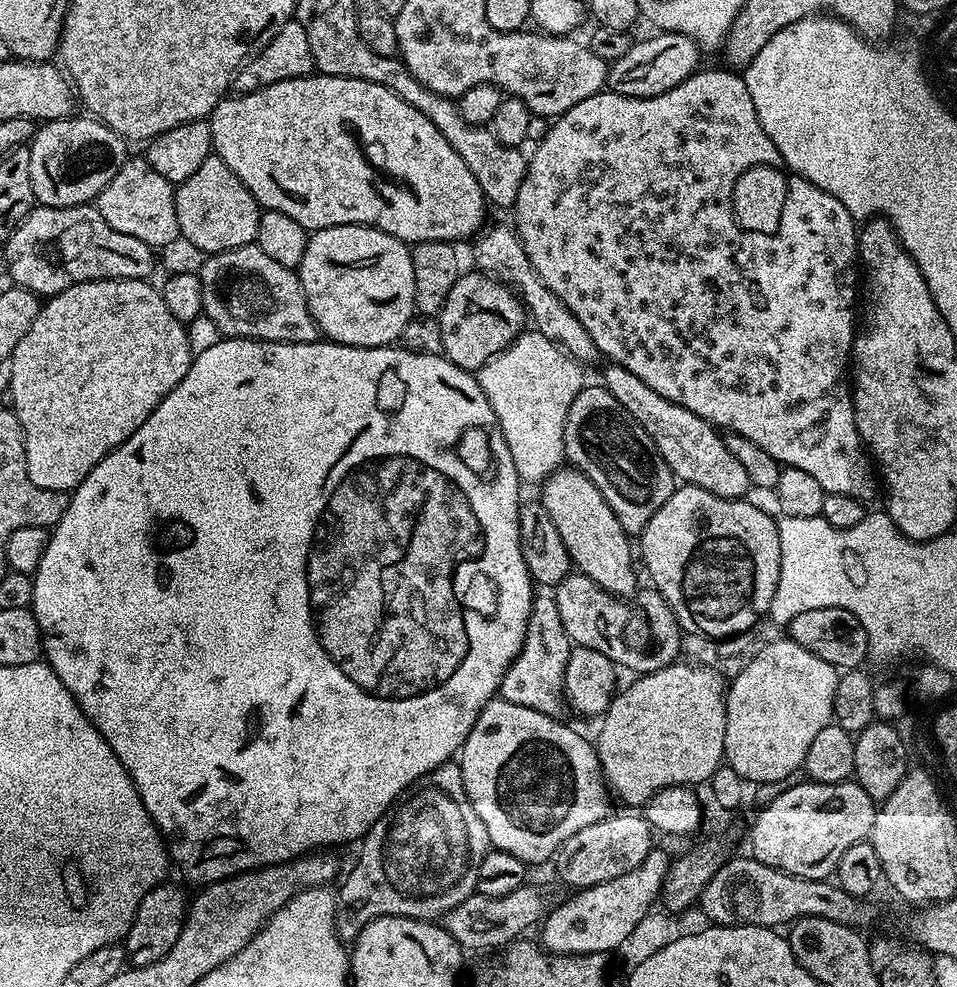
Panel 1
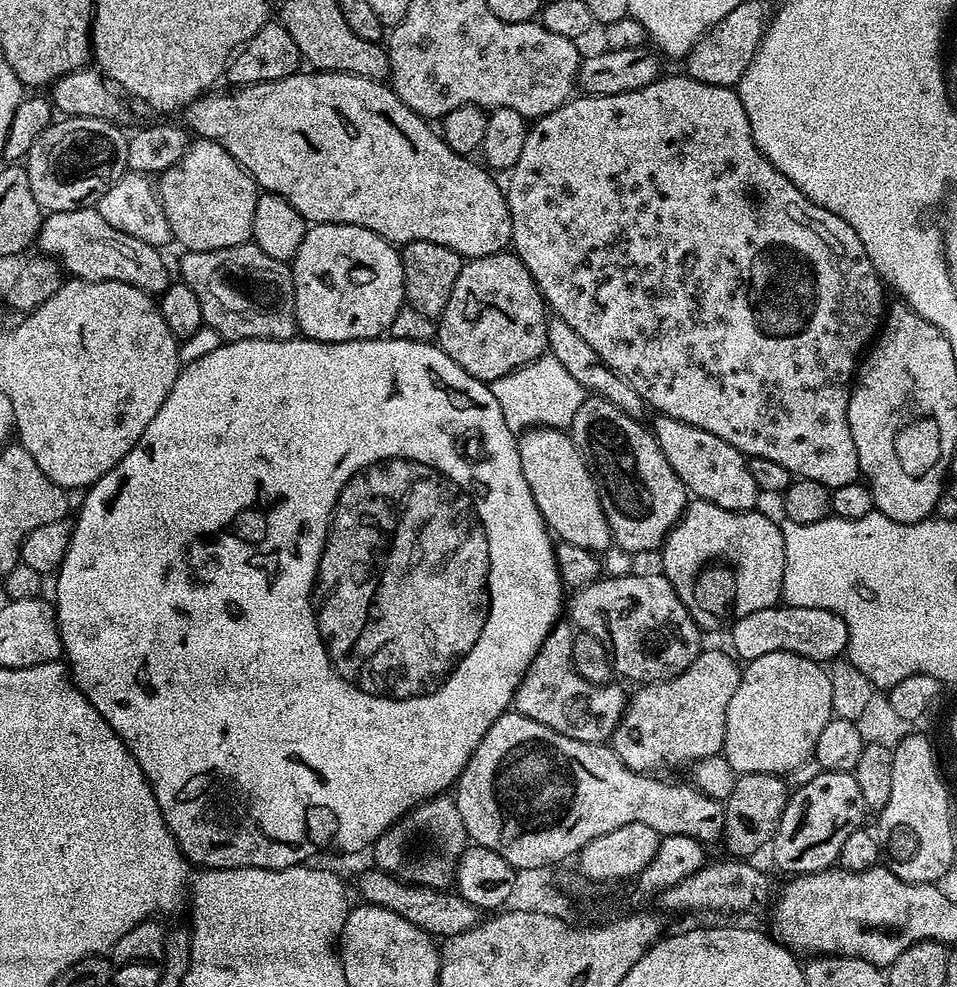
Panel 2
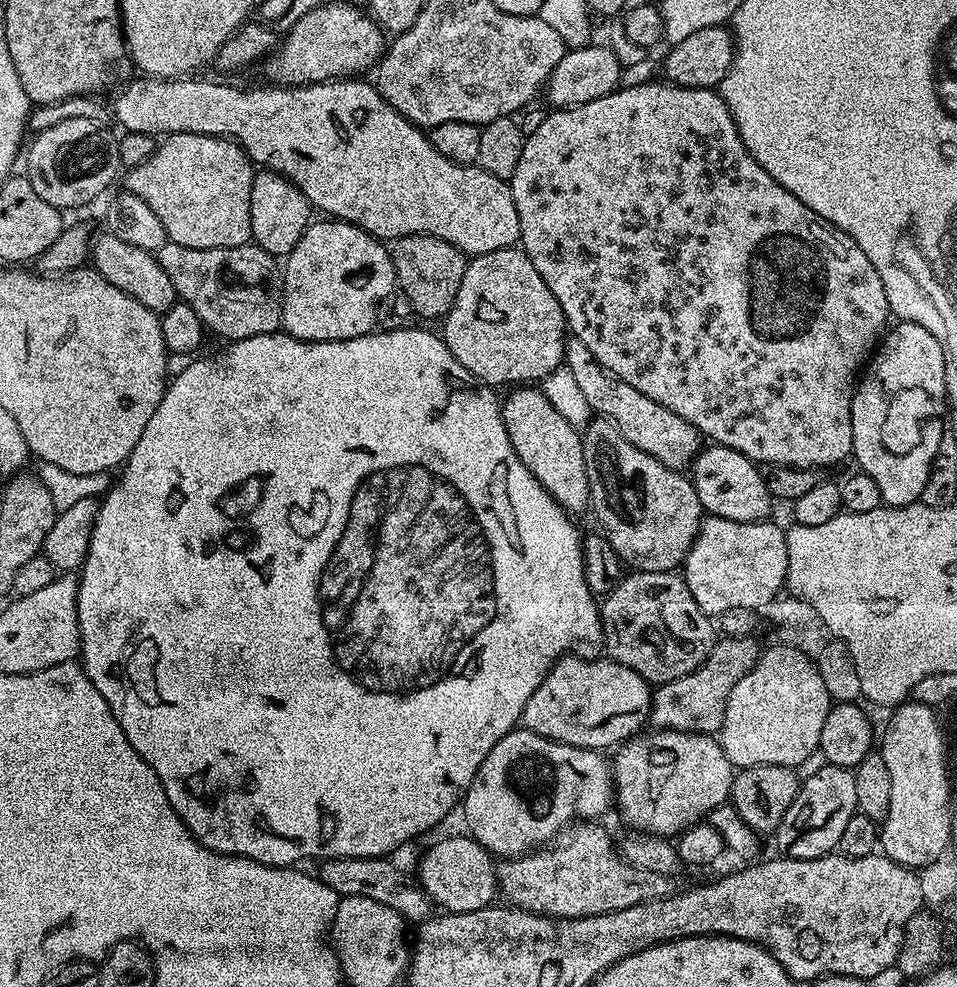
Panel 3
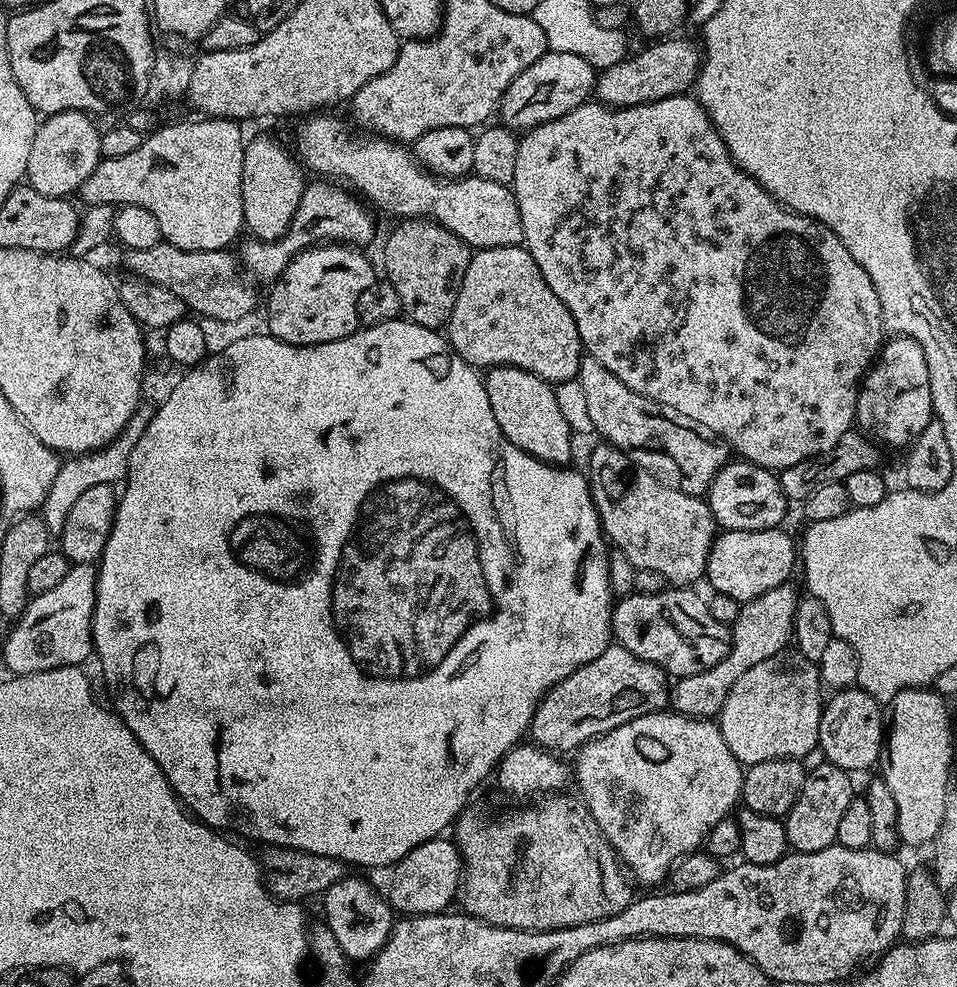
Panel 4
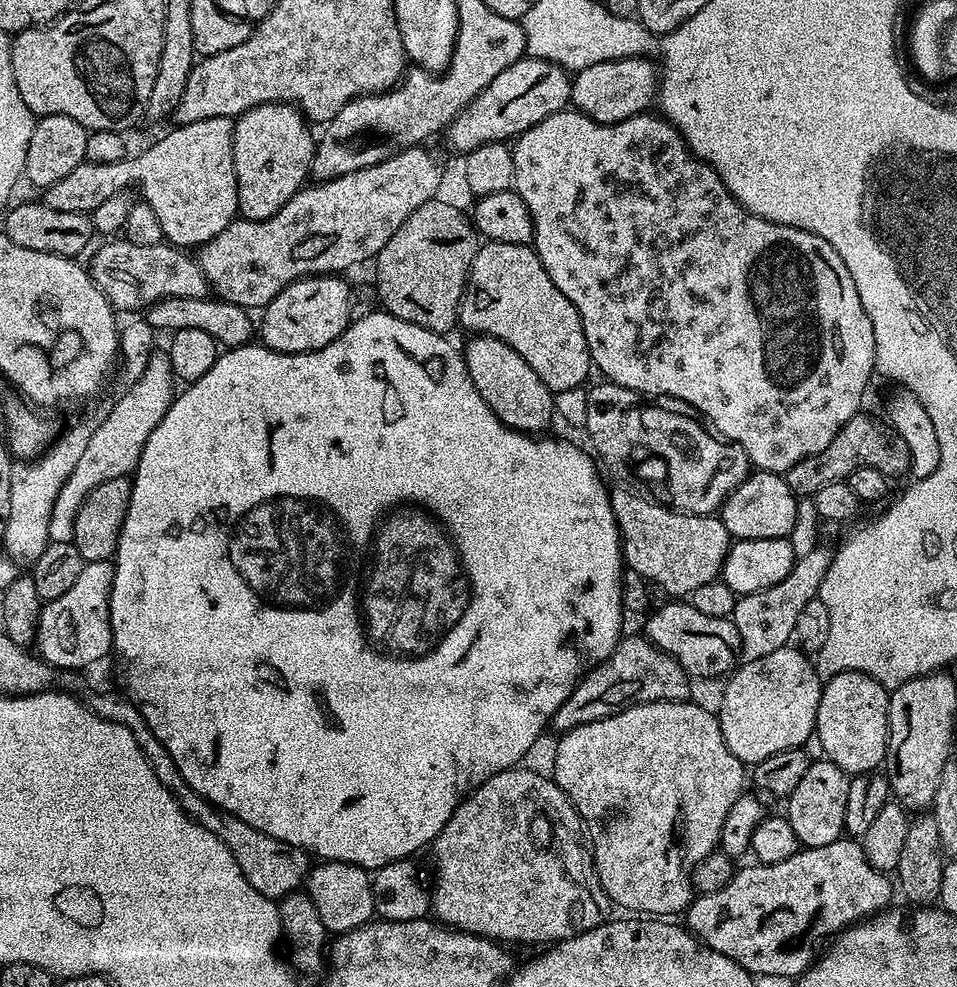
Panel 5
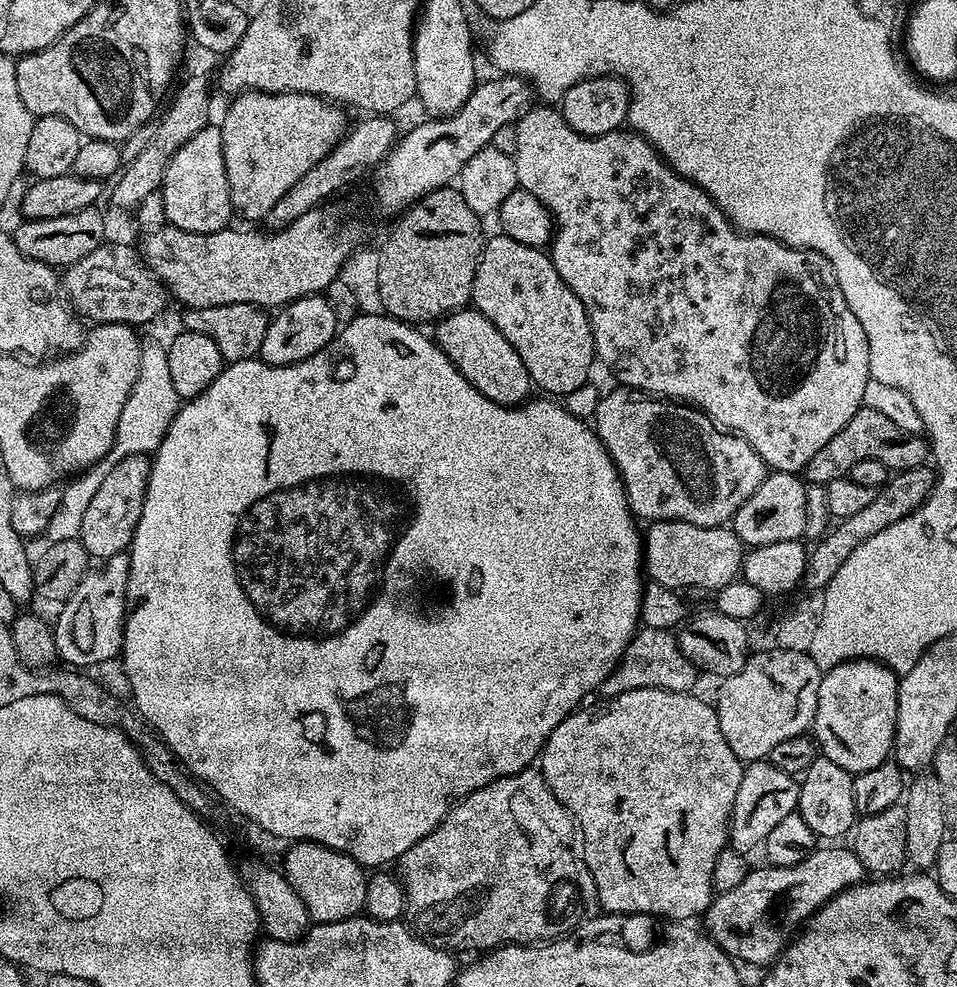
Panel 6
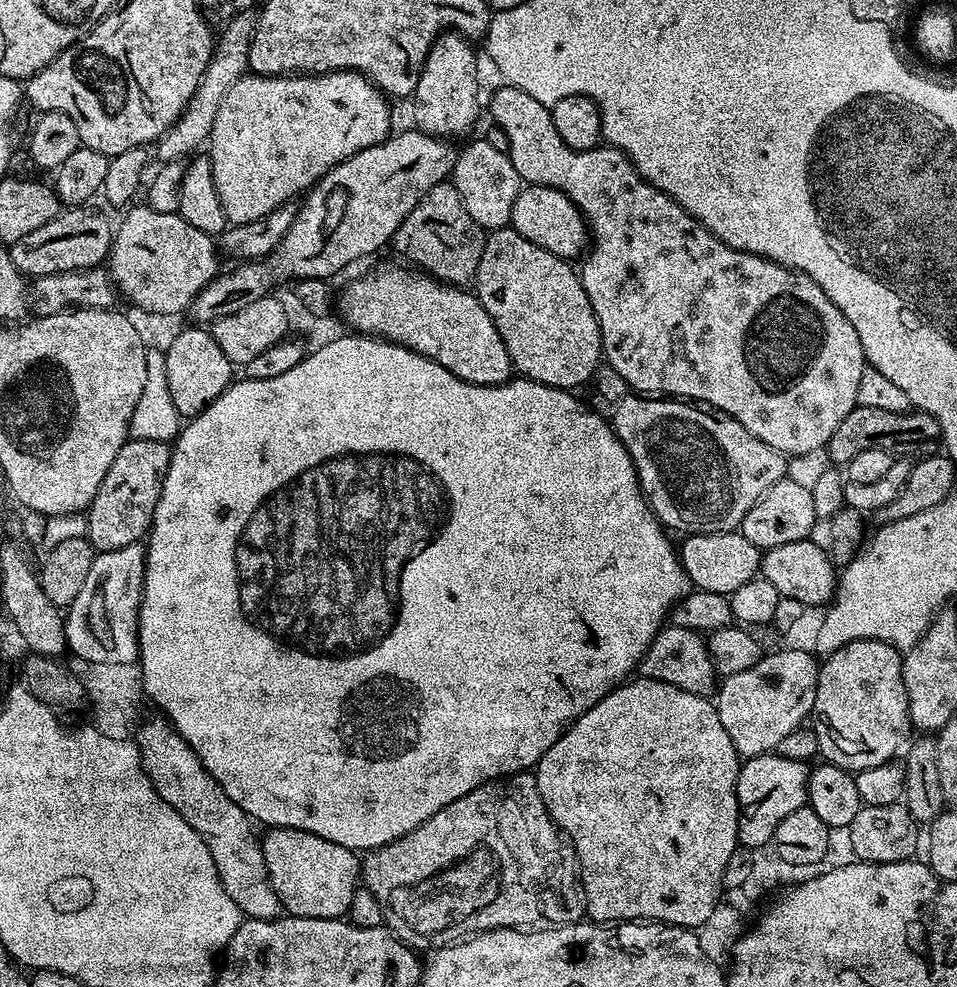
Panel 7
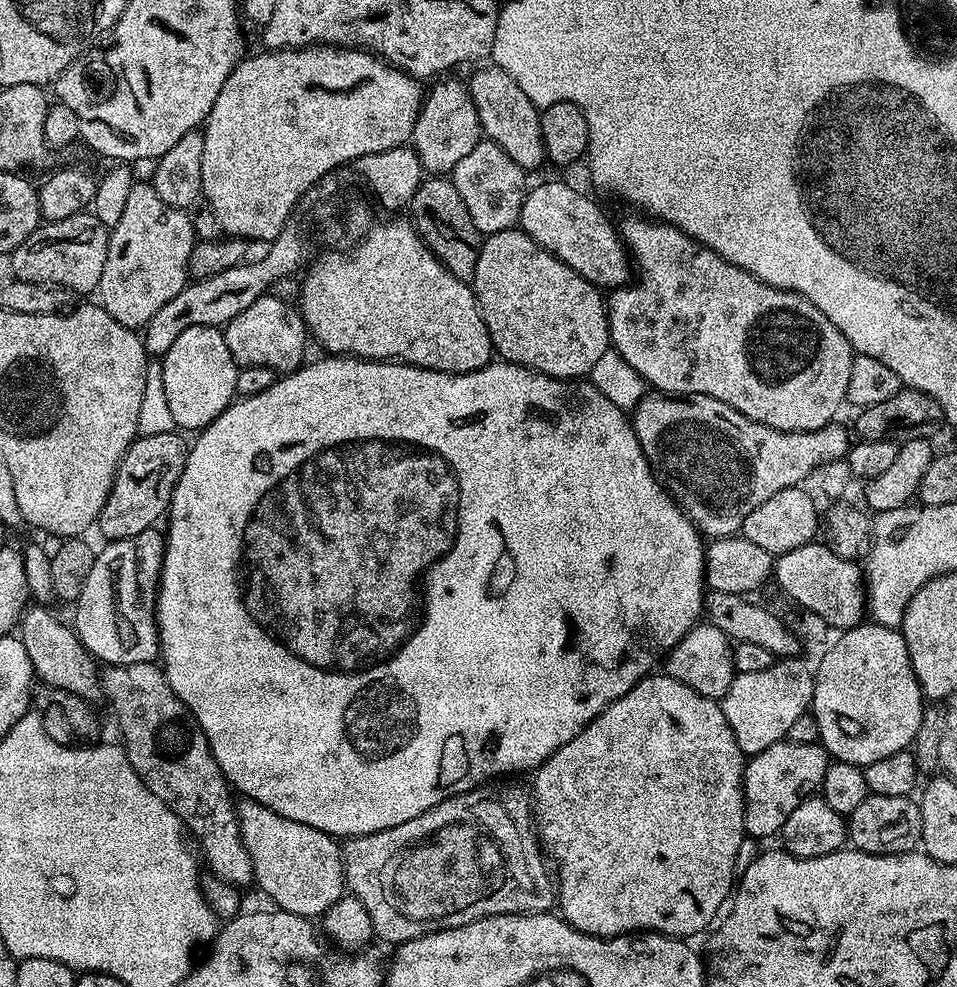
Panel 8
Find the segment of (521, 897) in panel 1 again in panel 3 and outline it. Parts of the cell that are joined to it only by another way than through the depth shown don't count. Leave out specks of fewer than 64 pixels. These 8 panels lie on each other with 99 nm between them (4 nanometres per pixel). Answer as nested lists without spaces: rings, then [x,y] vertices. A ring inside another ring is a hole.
[[[338,856],[323,861],[324,865],[318,869],[318,875],[330,890],[334,890],[339,896],[361,896],[362,898],[374,898],[374,902],[382,902],[382,906],[390,906],[405,921],[423,922],[433,915],[434,905],[429,896],[420,889],[419,883],[412,880],[396,864],[391,864],[391,859],[375,856],[374,858],[354,858],[353,856]]]

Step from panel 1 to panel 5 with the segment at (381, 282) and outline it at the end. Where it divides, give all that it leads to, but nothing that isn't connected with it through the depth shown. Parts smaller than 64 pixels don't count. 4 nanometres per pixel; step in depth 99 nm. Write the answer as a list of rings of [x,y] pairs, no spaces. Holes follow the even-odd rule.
[[[340,274],[303,276],[282,289],[259,313],[259,343],[286,354],[302,354],[330,346],[330,342],[334,342],[334,338],[341,336],[348,328],[352,316],[354,292],[348,289],[344,279]]]

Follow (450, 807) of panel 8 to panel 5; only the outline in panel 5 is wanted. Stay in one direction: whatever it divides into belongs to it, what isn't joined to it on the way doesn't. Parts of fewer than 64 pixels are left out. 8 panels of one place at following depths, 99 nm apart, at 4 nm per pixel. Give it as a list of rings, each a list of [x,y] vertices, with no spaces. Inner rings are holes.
[[[525,766],[508,768],[505,772],[494,774],[481,788],[475,792],[469,792],[459,806],[454,810],[450,822],[442,826],[442,830],[436,835],[430,845],[432,852],[432,864],[436,867],[436,881],[430,884],[430,908],[435,919],[439,923],[449,927],[458,928],[462,932],[469,932],[475,936],[485,936],[488,940],[503,942],[505,945],[512,944],[544,944],[540,946],[551,946],[562,940],[569,940],[578,934],[582,934],[591,928],[597,928],[600,924],[607,924],[614,905],[608,899],[606,890],[602,890],[600,879],[596,873],[596,865],[587,847],[580,845],[582,840],[582,821],[576,812],[576,807],[568,800],[568,795],[559,788],[556,781],[544,776],[540,772],[531,772]]]

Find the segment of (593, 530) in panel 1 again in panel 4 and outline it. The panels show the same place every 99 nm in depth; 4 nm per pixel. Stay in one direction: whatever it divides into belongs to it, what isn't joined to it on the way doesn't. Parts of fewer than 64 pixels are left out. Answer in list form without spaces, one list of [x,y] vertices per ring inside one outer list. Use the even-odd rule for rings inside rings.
[[[501,364],[487,369],[483,377],[486,386],[486,398],[490,398],[490,410],[494,410],[494,419],[518,450],[530,454],[534,458],[544,460],[547,464],[564,466],[572,456],[572,427],[562,418],[562,410],[558,406],[558,398],[553,385],[542,378],[530,374],[521,368],[509,364]]]

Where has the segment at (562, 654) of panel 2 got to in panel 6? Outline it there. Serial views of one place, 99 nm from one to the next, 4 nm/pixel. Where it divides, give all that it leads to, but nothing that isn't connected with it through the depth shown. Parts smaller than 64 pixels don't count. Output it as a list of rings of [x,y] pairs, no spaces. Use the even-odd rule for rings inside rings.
[[[641,627],[628,643],[628,649],[622,654],[618,666],[606,678],[602,685],[605,697],[617,696],[631,688],[661,688],[675,692],[692,692],[695,689],[698,670],[682,654],[680,641],[669,630]]]

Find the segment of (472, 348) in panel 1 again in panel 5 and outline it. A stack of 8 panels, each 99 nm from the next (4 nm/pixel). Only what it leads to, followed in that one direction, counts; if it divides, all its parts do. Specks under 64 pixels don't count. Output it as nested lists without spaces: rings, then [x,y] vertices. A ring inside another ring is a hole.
[[[497,240],[481,243],[468,275],[468,285],[464,287],[458,324],[468,334],[493,336],[506,342],[506,346],[526,358],[526,366],[530,366],[530,370],[542,378],[542,382],[553,394],[581,387],[588,371],[593,371],[592,355],[588,352],[586,334],[582,330],[582,318],[578,310],[574,310],[574,302],[570,302],[570,298],[566,298],[566,294],[562,294],[562,290],[550,282],[550,274],[546,274],[535,247],[527,244]]]

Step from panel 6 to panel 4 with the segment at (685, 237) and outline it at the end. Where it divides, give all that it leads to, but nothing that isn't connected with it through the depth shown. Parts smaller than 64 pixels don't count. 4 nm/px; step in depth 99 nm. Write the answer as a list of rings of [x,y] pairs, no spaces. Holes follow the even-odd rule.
[[[681,94],[629,108],[610,108],[599,102],[589,102],[570,110],[570,114],[562,114],[562,118],[554,118],[550,122],[540,124],[537,128],[527,129],[519,137],[519,142],[518,162],[514,165],[514,178],[510,187],[512,193],[516,195],[518,210],[522,218],[523,247],[527,248],[528,253],[534,258],[534,262],[538,262],[538,270],[542,270],[542,278],[546,278],[546,286],[550,286],[550,290],[554,290],[554,294],[558,294],[558,298],[562,298],[566,310],[570,310],[570,314],[574,318],[574,326],[578,326],[583,351],[587,355],[593,356],[598,362],[602,362],[602,366],[606,366],[606,370],[610,370],[610,374],[614,374],[614,378],[618,378],[618,382],[630,386],[630,390],[634,390],[634,394],[642,394],[647,400],[658,402],[664,408],[678,410],[678,414],[696,421],[713,437],[719,438],[727,444],[733,453],[739,454],[743,459],[763,468],[779,470],[786,466],[794,466],[806,458],[814,458],[823,452],[830,452],[834,442],[838,442],[838,438],[842,438],[842,434],[853,431],[856,418],[856,395],[860,393],[861,383],[886,340],[882,302],[878,302],[878,290],[874,290],[874,282],[870,282],[870,274],[866,274],[866,270],[862,270],[862,266],[858,266],[858,262],[854,262],[850,250],[846,250],[846,246],[842,246],[840,239],[825,224],[818,223],[811,216],[799,216],[796,212],[785,208],[758,181],[750,178],[750,174],[746,174],[742,169],[736,167],[736,163],[732,161],[732,155],[726,150],[726,142],[722,142],[718,130],[712,125],[712,119],[706,114],[706,110],[701,106],[699,100],[691,95]]]

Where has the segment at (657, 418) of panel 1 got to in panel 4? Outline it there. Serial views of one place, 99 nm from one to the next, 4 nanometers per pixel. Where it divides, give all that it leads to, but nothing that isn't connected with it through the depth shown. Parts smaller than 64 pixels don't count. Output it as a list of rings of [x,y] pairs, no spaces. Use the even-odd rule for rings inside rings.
[[[743,458],[729,459],[718,470],[708,488],[706,499],[717,525],[729,532],[779,528],[790,505],[788,497],[780,488],[779,475],[773,469],[752,464]]]

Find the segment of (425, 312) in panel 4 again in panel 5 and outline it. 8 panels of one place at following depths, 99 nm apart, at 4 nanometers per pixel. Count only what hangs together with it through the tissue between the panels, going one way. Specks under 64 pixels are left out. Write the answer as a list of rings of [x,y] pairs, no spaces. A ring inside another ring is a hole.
[[[443,198],[427,200],[422,206],[418,206],[418,210],[414,210],[414,214],[410,214],[410,218],[406,218],[406,222],[398,226],[398,230],[394,230],[390,242],[386,242],[386,246],[382,246],[382,250],[376,255],[374,292],[379,303],[380,300],[384,303],[381,304],[383,311],[406,322],[414,322],[414,326],[422,326],[431,332],[451,333],[451,328],[455,329],[460,319],[464,287],[468,285],[468,275],[481,243],[482,237],[471,219],[465,213],[463,216],[454,205],[447,204]]]

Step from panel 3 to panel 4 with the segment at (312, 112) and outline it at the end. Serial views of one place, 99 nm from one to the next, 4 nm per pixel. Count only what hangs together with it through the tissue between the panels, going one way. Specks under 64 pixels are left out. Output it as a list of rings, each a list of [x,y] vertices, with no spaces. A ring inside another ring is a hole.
[[[312,114],[303,121],[304,125],[296,132],[296,148],[294,147],[295,155],[298,157],[301,165],[309,173],[313,172],[313,177],[323,178],[329,182],[335,182],[341,186],[351,188],[357,195],[363,196],[373,207],[380,206],[384,211],[389,212],[390,215],[396,216],[395,218],[428,218],[438,221],[439,224],[446,226],[448,230],[454,234],[458,234],[458,238],[462,238],[462,242],[466,242],[468,247],[473,250],[481,248],[497,248],[498,246],[520,246],[524,243],[524,231],[522,230],[522,218],[518,210],[518,202],[516,195],[512,193],[511,187],[506,184],[499,184],[498,182],[490,182],[486,178],[469,174],[463,178],[441,178],[432,175],[428,169],[421,167],[414,159],[411,151],[405,145],[395,142],[386,141],[383,137],[365,136],[366,138],[348,138],[346,136],[346,128],[338,117],[332,116],[336,114]]]

